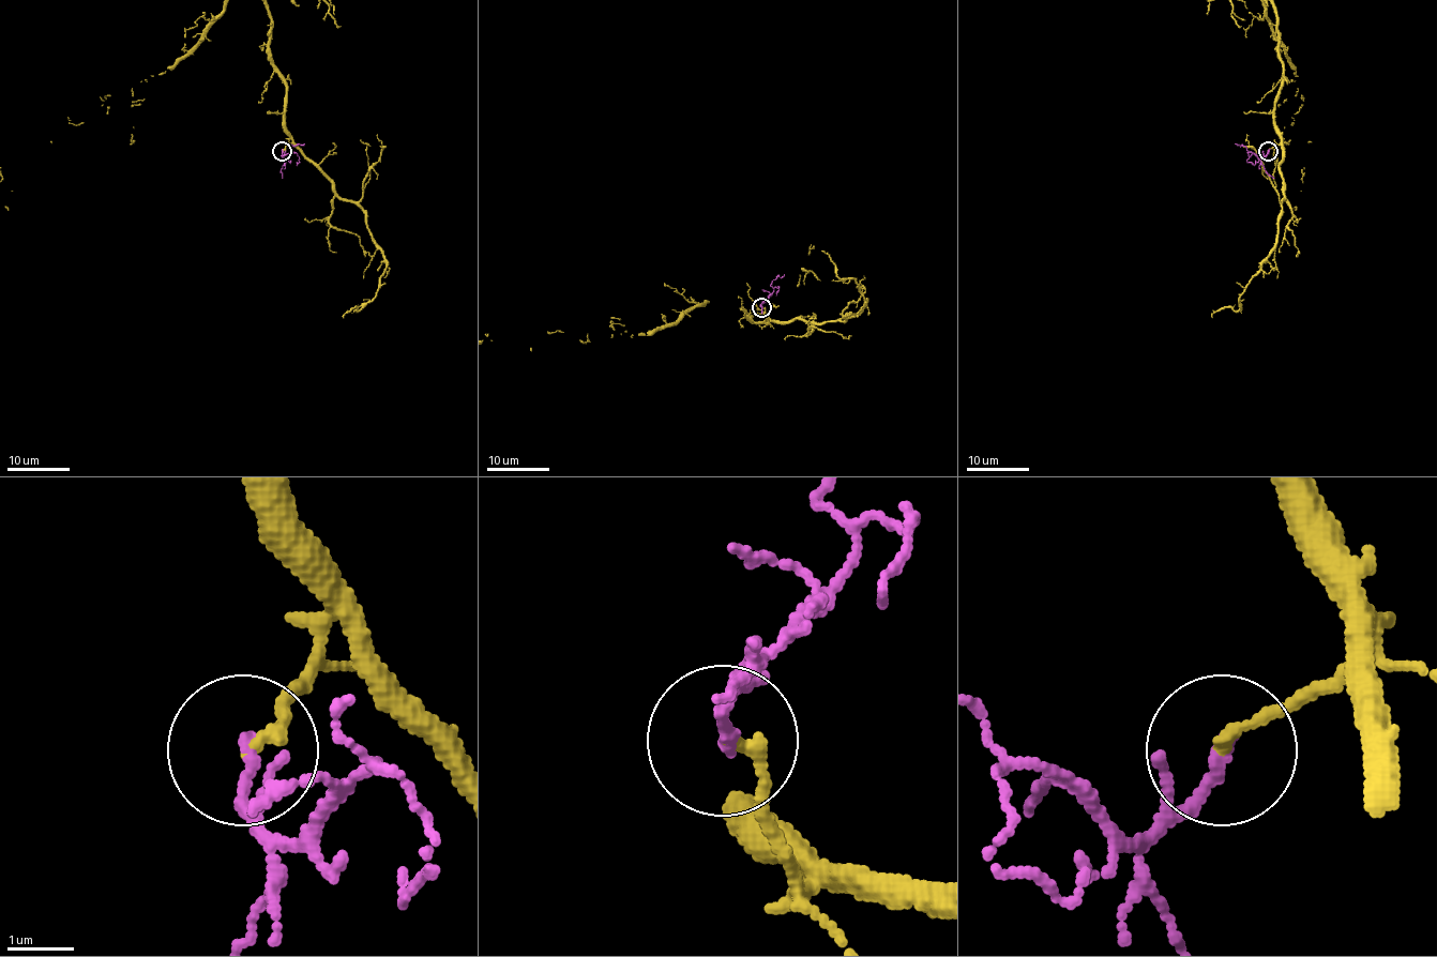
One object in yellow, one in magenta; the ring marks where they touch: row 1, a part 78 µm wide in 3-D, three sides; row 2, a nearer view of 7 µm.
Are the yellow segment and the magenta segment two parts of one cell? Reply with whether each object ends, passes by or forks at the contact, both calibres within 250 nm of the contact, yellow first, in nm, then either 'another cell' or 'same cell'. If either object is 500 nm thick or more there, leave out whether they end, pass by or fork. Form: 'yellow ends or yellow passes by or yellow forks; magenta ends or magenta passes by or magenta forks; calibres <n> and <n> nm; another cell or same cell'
yellow ends; magenta ends; calibres 180 and 190 nm; another cell

